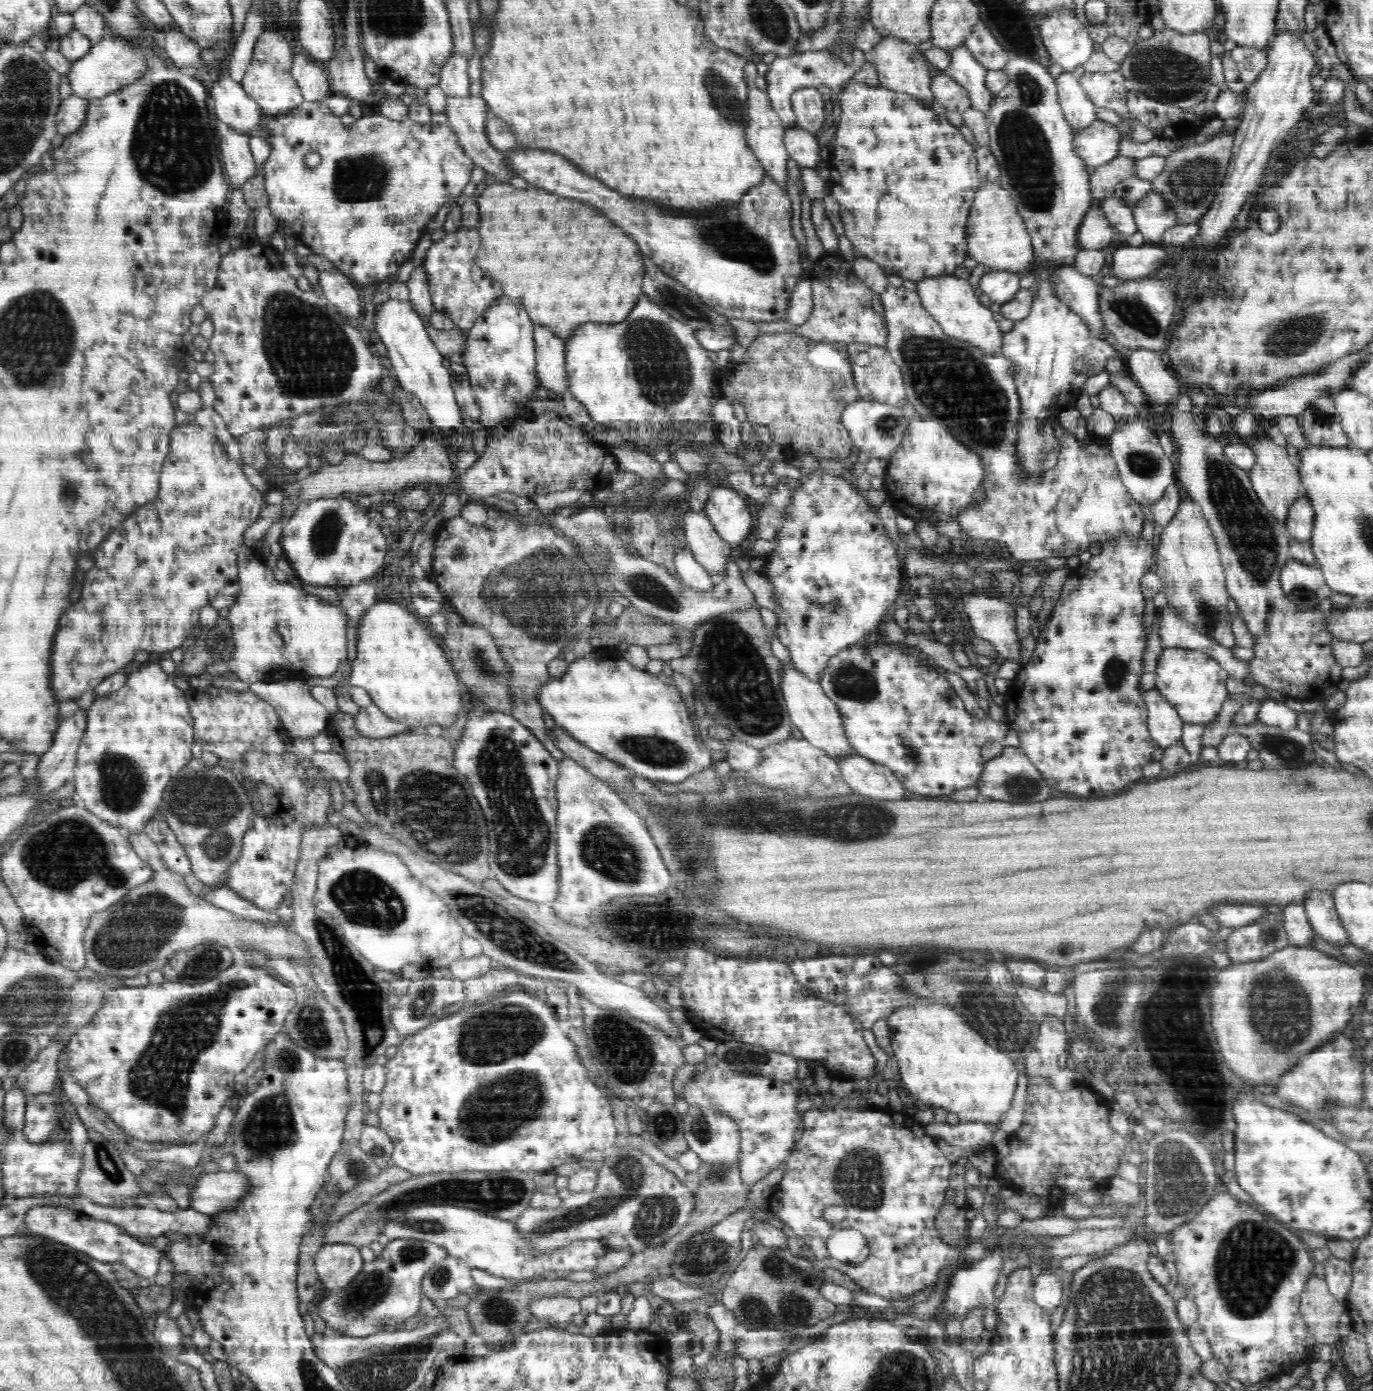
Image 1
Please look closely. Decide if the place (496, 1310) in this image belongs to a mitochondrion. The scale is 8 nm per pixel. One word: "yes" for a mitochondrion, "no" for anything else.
yes

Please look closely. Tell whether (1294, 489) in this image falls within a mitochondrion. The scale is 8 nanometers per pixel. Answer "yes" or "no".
no

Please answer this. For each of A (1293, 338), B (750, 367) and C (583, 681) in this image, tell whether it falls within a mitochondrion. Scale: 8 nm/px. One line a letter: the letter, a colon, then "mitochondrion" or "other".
A: mitochondrion
B: other
C: other

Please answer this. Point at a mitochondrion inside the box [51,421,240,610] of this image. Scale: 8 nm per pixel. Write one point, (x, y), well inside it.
(67, 492)

